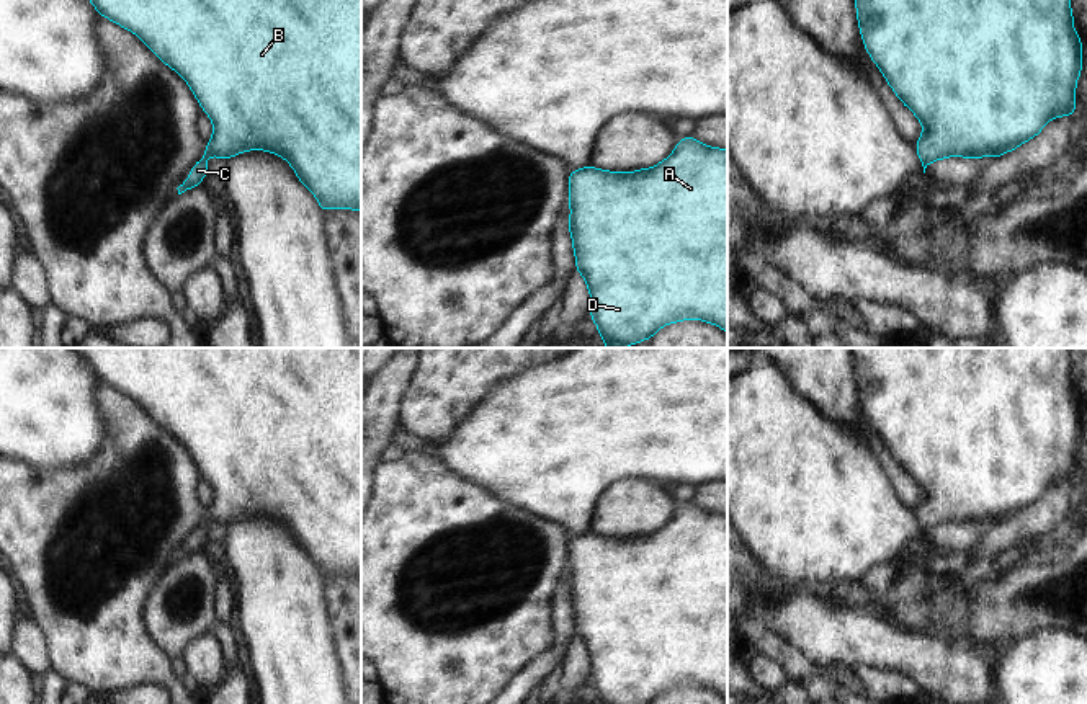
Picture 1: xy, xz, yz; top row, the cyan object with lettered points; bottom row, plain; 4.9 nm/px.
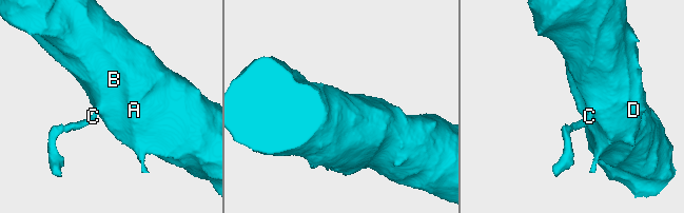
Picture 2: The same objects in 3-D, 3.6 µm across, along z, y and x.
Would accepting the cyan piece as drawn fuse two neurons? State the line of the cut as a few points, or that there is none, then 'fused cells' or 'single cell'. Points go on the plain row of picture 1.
no cut; single cell

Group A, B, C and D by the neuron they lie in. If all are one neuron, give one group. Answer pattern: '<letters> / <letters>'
A B C D

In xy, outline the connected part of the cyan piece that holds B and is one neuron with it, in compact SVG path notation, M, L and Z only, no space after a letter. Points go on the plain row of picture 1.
M75 348L100 382L134 399L175 436L212 488L204 521L178 560L201 550L208 524L265 516L284 524L320 575L361 577L361 348Z

